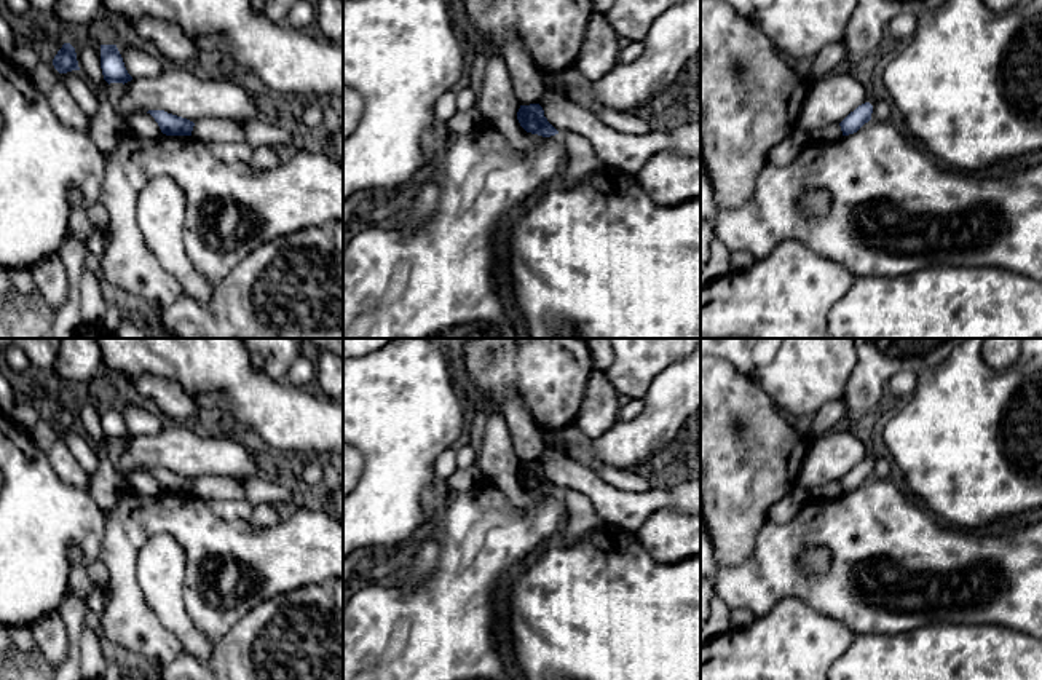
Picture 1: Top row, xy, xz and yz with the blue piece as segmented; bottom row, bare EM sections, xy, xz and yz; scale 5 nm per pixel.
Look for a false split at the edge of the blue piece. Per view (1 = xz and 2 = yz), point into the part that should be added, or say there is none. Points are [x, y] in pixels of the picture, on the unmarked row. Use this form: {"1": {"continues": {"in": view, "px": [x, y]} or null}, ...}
{"1": {"continues": null}, "2": {"continues": null}}

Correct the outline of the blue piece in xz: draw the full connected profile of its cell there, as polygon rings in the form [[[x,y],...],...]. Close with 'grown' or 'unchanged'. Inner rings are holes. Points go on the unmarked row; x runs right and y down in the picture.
[[[539,461],[520,463],[517,477],[527,490],[543,495],[558,492],[558,488],[544,474],[544,468]]]; unchanged

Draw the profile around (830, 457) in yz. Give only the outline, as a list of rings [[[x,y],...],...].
[[[844,425],[811,442],[796,485],[812,492],[819,485],[839,482],[865,461],[868,452],[855,433]]]

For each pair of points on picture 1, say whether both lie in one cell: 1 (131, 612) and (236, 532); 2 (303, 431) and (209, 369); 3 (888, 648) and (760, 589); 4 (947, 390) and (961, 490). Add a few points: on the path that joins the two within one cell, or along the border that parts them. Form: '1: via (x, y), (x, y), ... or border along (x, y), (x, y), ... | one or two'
1: via (125, 569), (125, 548), (149, 524), (193, 525) | one
2: via (280, 412), (254, 401), (233, 380) | one
3: border along (897, 632), (856, 636) | two
4: via (961, 415), (961, 465) | one

